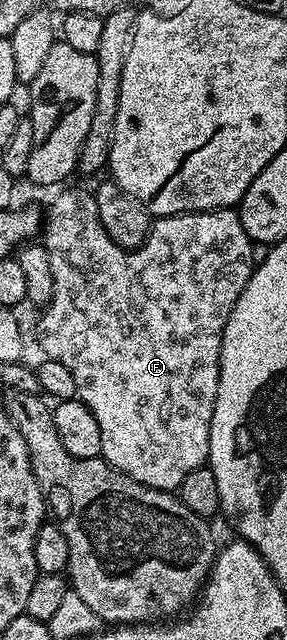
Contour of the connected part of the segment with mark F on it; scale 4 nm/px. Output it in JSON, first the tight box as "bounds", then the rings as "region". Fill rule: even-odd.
{"bounds":[39,189,257,491],"region":[[[60,189],[51,207],[45,210],[45,225],[41,230],[43,247],[49,252],[49,268],[53,268],[53,296],[42,307],[39,318],[39,346],[47,358],[57,360],[69,368],[73,376],[75,393],[93,412],[97,428],[101,428],[101,448],[103,461],[116,466],[123,474],[145,484],[154,490],[178,491],[181,480],[189,476],[198,466],[208,465],[209,428],[213,420],[213,408],[217,400],[217,380],[219,379],[219,361],[221,360],[221,340],[225,324],[249,280],[251,271],[257,265],[256,247],[245,232],[238,213],[234,209],[208,210],[193,214],[170,214],[167,218],[156,217],[151,223],[149,236],[135,250],[123,250],[105,232],[101,216],[97,216],[97,200],[88,190]]]}

